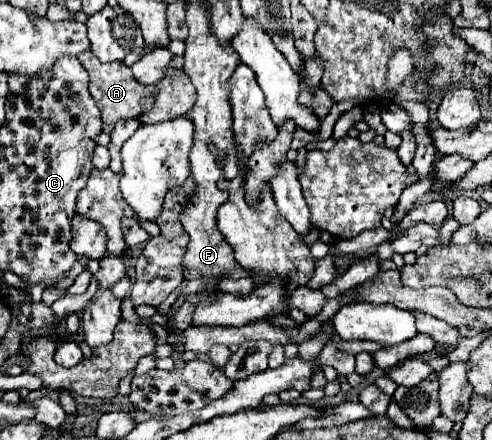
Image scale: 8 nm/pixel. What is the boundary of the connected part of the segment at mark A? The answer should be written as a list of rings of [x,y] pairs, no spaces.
[[[90,50],[82,52],[78,56],[78,60],[88,72],[88,87],[101,112],[102,131],[110,134],[114,124],[116,124],[116,120],[120,120],[120,118],[138,118],[138,114],[140,114],[140,98],[144,96],[144,92],[152,92],[152,88],[140,86],[136,82],[136,78],[132,76],[132,70],[124,62],[102,63],[96,56],[92,56]]]

